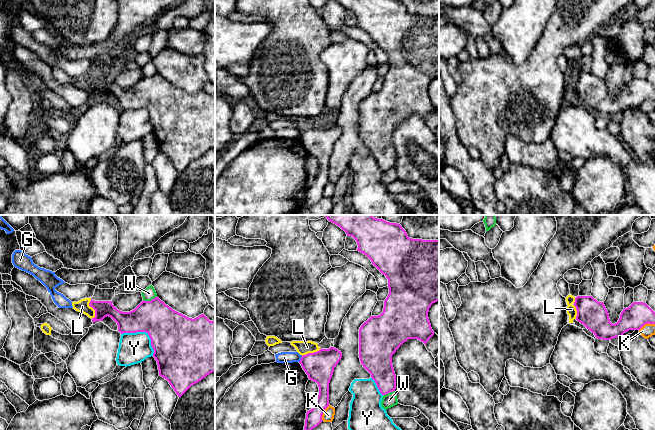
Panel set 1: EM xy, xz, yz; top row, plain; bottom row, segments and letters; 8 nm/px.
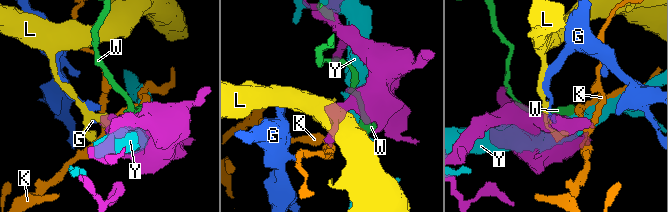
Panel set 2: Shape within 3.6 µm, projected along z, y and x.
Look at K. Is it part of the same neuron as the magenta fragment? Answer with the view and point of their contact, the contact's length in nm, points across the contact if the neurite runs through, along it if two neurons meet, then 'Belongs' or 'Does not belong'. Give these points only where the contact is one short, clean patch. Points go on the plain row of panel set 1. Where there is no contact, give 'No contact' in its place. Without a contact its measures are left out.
Touches magenta at xz (323, 188). Shared border 140 nm. Boundary: xz (329, 181), (322, 191), (322, 196). Does not belong

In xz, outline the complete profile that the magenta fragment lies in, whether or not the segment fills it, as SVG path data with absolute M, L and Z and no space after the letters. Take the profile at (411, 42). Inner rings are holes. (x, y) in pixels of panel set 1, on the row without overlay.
M336 0L344 6L347 12L352 12L358 21L357 27L366 31L372 40L388 55L389 70L384 76L383 88L378 92L371 92L364 98L359 105L359 134L363 143L371 150L371 154L375 157L380 169L386 171L396 165L396 151L392 141L392 131L396 126L408 115L418 115L425 121L428 116L434 111L431 100L428 94L428 88L431 81L439 77L439 16L422 16L409 14L406 7L400 0Z

